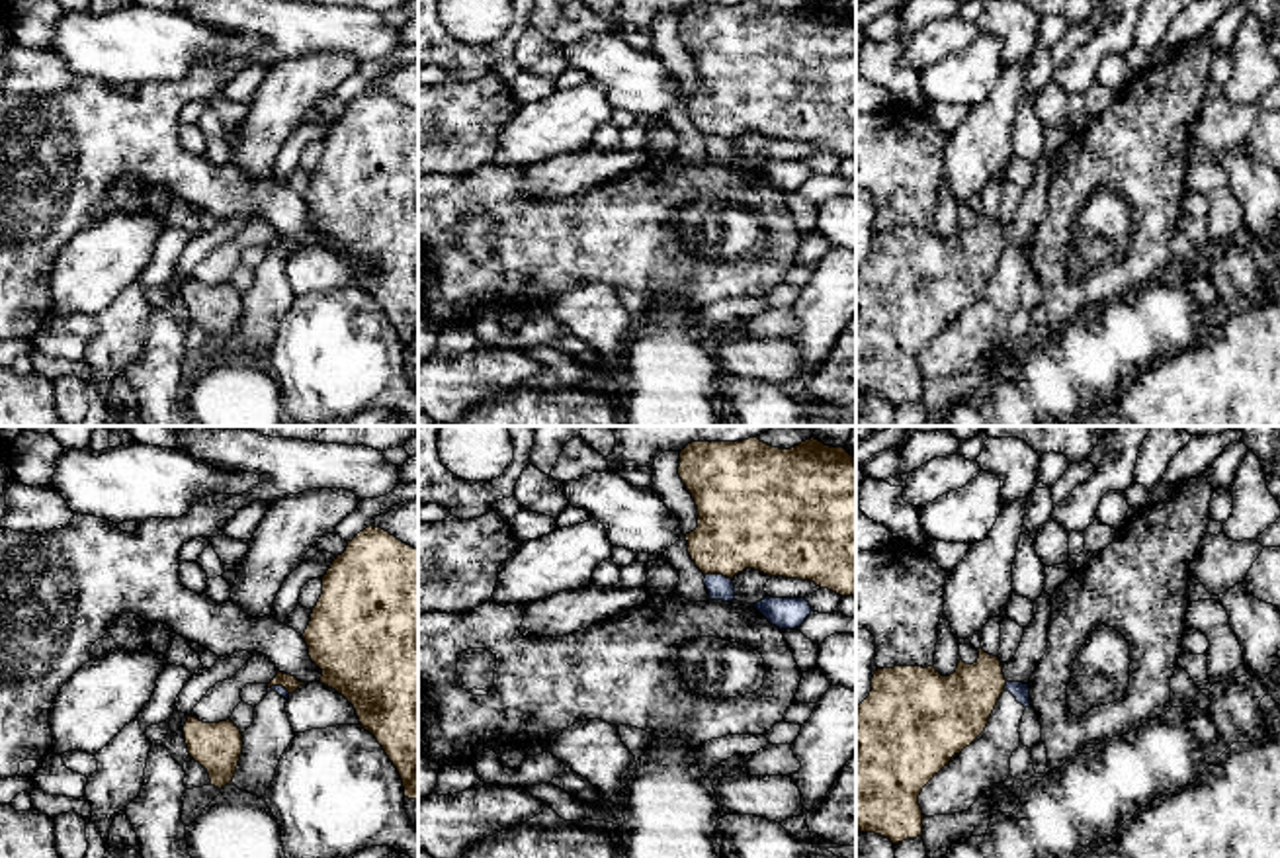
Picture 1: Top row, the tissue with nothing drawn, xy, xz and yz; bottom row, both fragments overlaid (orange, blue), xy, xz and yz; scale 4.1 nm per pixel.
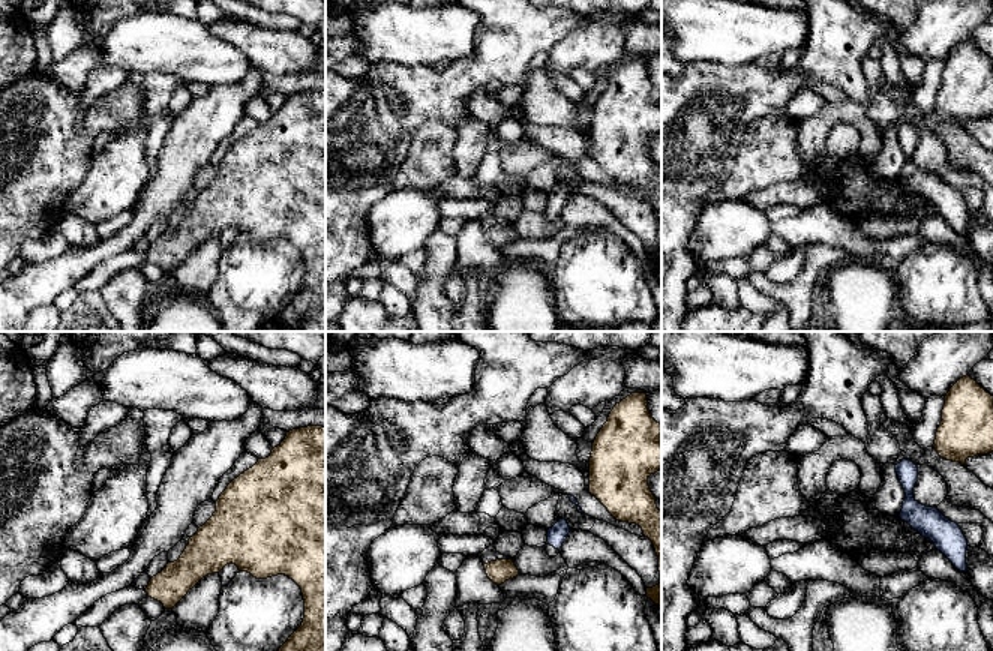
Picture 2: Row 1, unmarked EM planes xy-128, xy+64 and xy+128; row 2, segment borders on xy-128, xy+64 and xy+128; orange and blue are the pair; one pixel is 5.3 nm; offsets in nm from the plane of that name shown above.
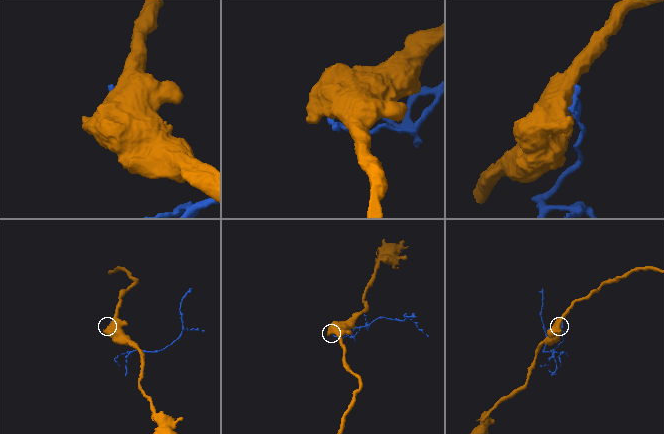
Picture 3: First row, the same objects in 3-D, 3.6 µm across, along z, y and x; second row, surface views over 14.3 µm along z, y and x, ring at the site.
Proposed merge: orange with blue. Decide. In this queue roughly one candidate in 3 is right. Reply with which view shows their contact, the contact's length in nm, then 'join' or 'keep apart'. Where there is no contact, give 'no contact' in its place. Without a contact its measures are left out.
contact in xz; length 110 nm; keep apart

